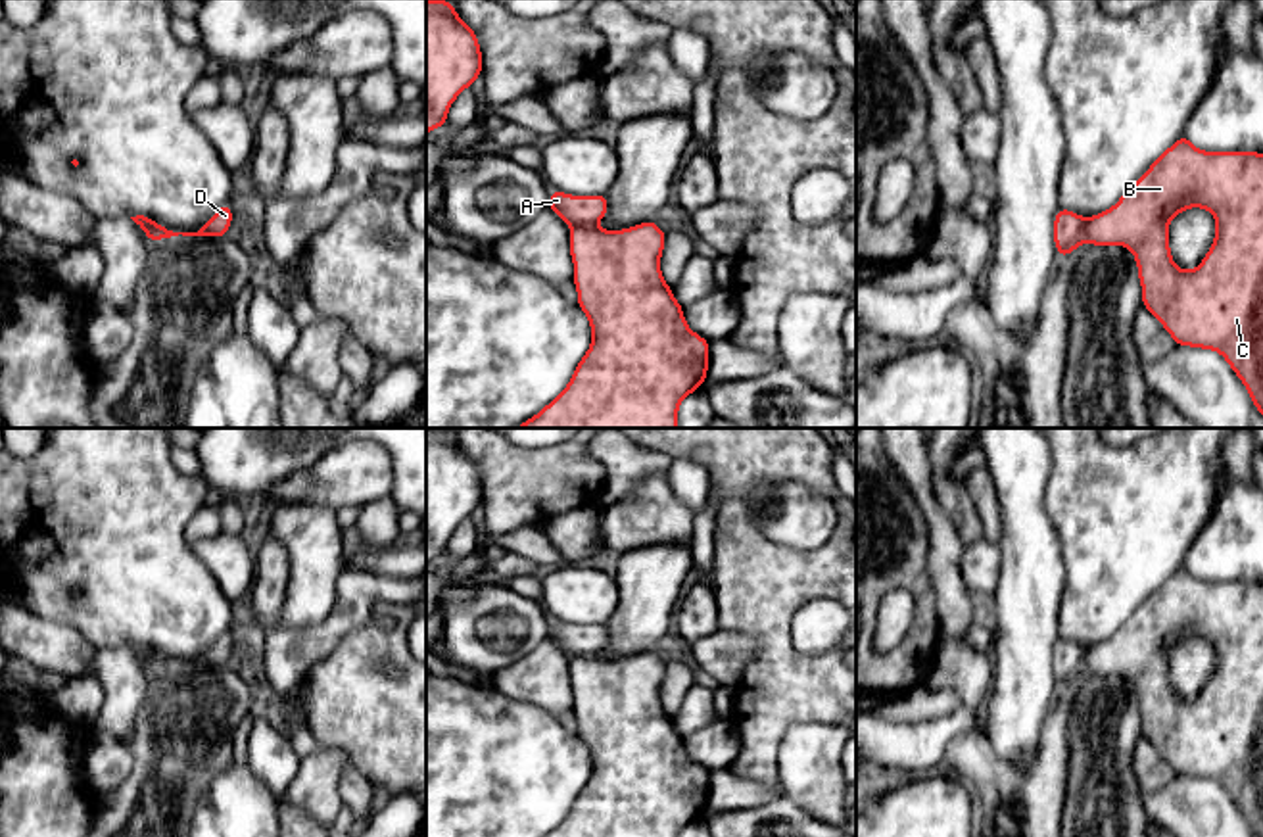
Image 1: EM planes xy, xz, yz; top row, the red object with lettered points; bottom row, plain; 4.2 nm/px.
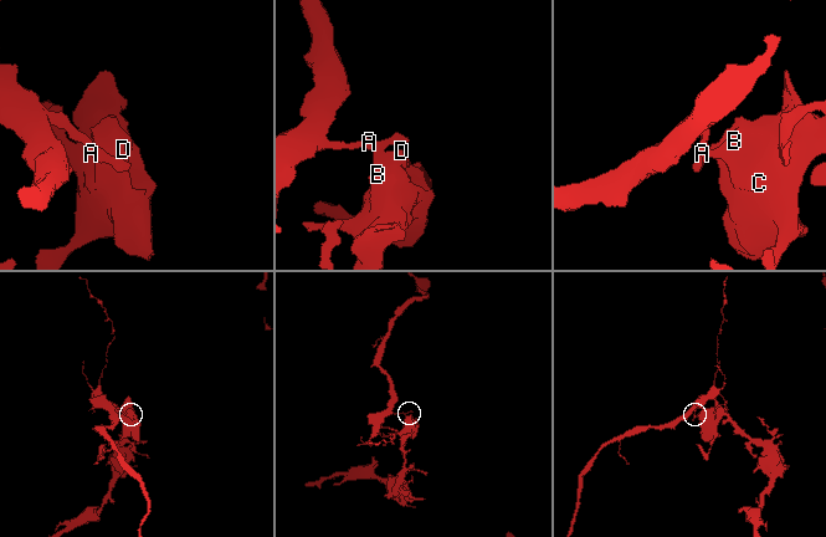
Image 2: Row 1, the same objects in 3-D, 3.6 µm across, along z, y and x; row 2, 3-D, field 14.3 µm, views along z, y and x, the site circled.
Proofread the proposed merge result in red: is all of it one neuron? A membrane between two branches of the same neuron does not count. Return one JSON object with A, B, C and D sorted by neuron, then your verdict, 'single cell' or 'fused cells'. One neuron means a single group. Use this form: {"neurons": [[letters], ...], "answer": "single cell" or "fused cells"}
{"neurons": [["A"], ["B", "C", "D"]], "answer": "fused cells"}

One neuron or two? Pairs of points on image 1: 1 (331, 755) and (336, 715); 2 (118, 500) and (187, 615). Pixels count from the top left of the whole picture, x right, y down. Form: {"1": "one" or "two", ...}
{"1": "two", "2": "one"}

